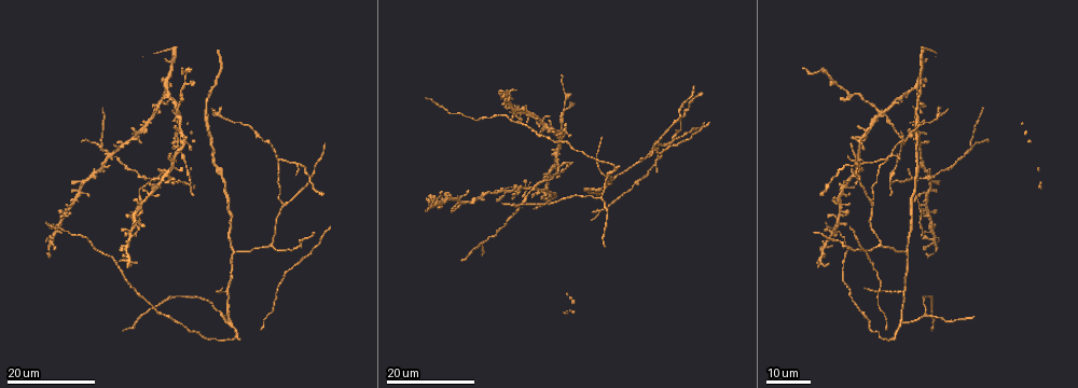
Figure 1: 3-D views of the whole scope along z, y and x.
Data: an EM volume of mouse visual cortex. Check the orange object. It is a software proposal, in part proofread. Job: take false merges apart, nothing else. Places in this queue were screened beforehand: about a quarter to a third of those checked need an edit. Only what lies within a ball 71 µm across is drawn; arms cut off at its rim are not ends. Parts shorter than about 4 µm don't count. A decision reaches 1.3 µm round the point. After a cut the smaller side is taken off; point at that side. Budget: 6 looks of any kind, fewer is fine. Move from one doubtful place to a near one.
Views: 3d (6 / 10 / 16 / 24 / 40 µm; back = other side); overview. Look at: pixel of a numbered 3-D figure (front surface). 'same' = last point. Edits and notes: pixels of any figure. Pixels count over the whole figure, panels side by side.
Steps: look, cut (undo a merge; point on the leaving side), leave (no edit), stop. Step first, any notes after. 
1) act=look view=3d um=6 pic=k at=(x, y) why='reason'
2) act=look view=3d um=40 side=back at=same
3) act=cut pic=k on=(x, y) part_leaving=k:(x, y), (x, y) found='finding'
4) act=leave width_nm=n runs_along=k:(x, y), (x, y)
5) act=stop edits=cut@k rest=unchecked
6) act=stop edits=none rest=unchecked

act=look view=3d um=16 pic=1 at=(555, 156) why='small branch off a trunk'

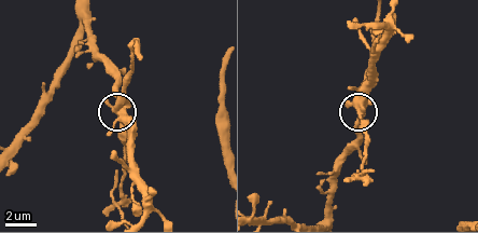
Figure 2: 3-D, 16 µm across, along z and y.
act=look view=3d um=10 pic=2 at=(359, 112)

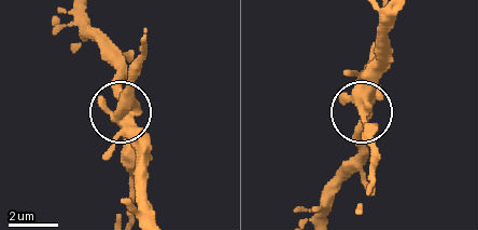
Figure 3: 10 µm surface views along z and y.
act=cut pic=3 on=(124, 103) arms=4 part_leaving=3:(360, 103), (373, 180) found='a second neuron is stuck on'

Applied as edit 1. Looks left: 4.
act=look view=3d um=24 pic=1 at=(881, 247) why='three arms meet'

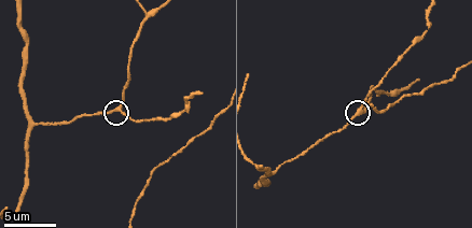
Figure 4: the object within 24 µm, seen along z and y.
act=look view=3d um=10 pic=4 at=(119, 106)

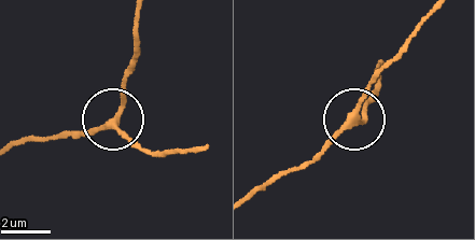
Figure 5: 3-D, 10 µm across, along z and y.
act=leave side_arm_um=34 runs_along=5:(256, 194), (311, 160), (349, 124), (359, 99), (383, 70) found='one neuron here'

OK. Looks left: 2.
act=look view=3d um=16 pic=1 at=(658, 159) why='three-way junction'

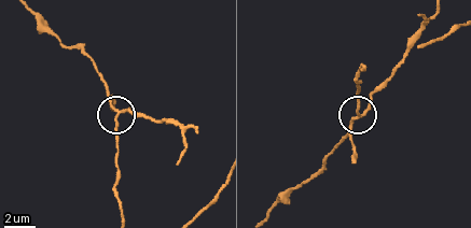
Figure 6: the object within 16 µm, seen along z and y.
act=look view=3d um=10 pic=6 at=(120, 111) why='closer look'

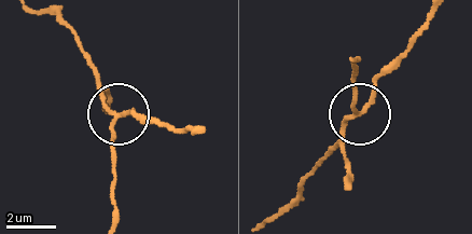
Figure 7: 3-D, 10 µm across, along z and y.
act=cut pic=7 on=(99, 95) side_arm_um=23 part_leaving=7:(121, 113), (102, 97), (73, 35), (42, 12) found='two neurons meet here'

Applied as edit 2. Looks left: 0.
act=stop edits=cut@3,cut@7 rest=unchecked

